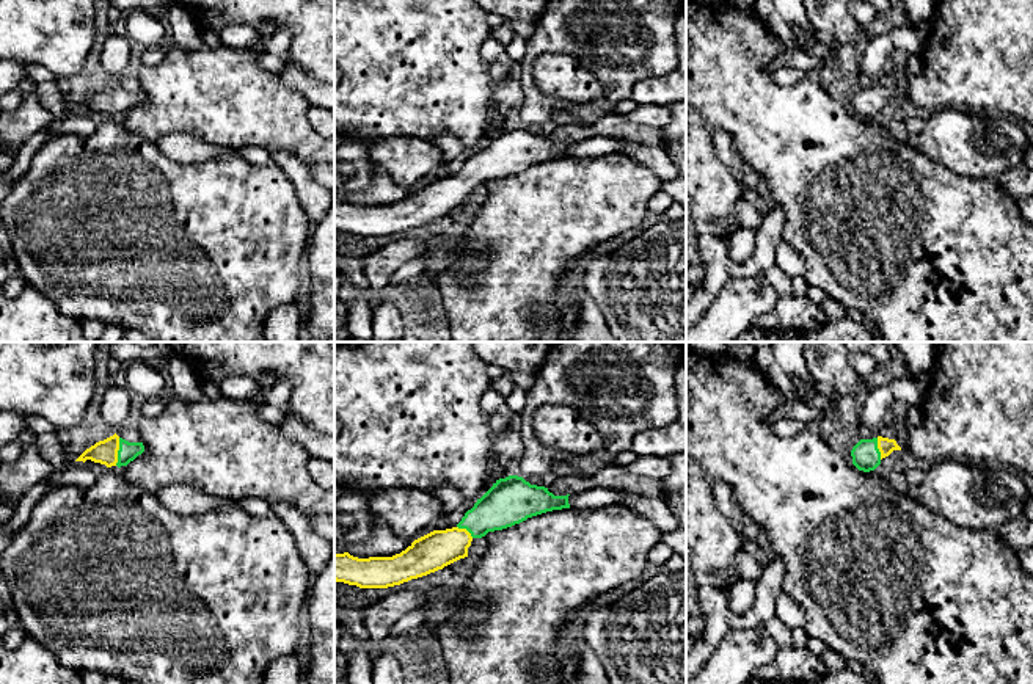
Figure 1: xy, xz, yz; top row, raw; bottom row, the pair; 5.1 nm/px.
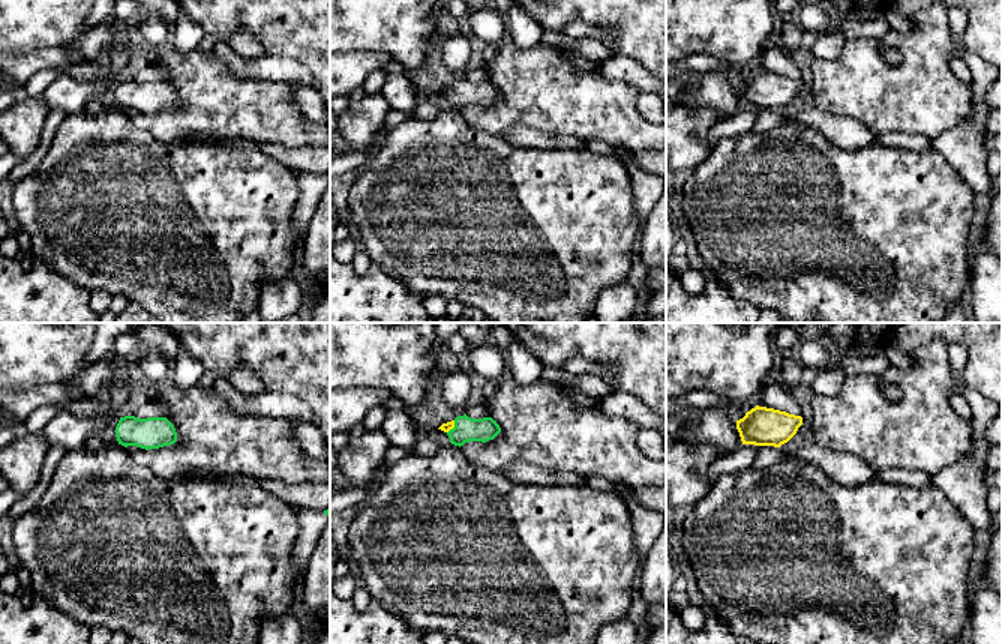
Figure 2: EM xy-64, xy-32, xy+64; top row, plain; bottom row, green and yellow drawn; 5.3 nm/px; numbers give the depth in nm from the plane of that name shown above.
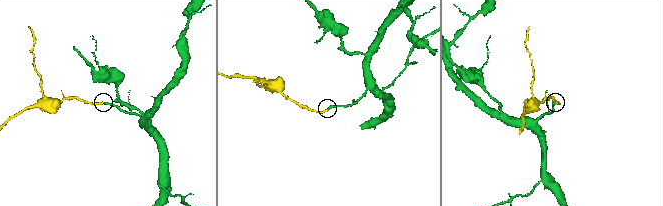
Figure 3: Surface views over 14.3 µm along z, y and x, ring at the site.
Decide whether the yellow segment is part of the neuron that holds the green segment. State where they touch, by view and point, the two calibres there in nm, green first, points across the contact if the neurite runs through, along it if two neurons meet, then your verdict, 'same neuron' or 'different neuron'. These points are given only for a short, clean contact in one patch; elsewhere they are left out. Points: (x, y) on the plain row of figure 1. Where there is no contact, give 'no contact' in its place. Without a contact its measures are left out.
contact xy (118, 101); calibres 100 and 130 nm; way xy (127, 101), (118, 101), (105, 101); same neuron

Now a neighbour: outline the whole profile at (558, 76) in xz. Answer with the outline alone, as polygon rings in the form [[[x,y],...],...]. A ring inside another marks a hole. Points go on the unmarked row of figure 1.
[[[565,53],[540,55],[534,61],[532,77],[538,91],[560,105],[590,104],[604,94],[598,78]]]

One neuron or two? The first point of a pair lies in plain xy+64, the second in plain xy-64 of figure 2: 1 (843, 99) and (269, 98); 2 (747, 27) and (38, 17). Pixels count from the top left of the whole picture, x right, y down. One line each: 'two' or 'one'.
1: one
2: one

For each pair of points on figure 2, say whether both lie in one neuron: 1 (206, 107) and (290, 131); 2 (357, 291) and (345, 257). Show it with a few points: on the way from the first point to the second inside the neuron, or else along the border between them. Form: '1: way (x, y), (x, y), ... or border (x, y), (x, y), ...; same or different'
1: way (227, 107), (269, 113); same
2: border (345, 263), (350, 264); different

